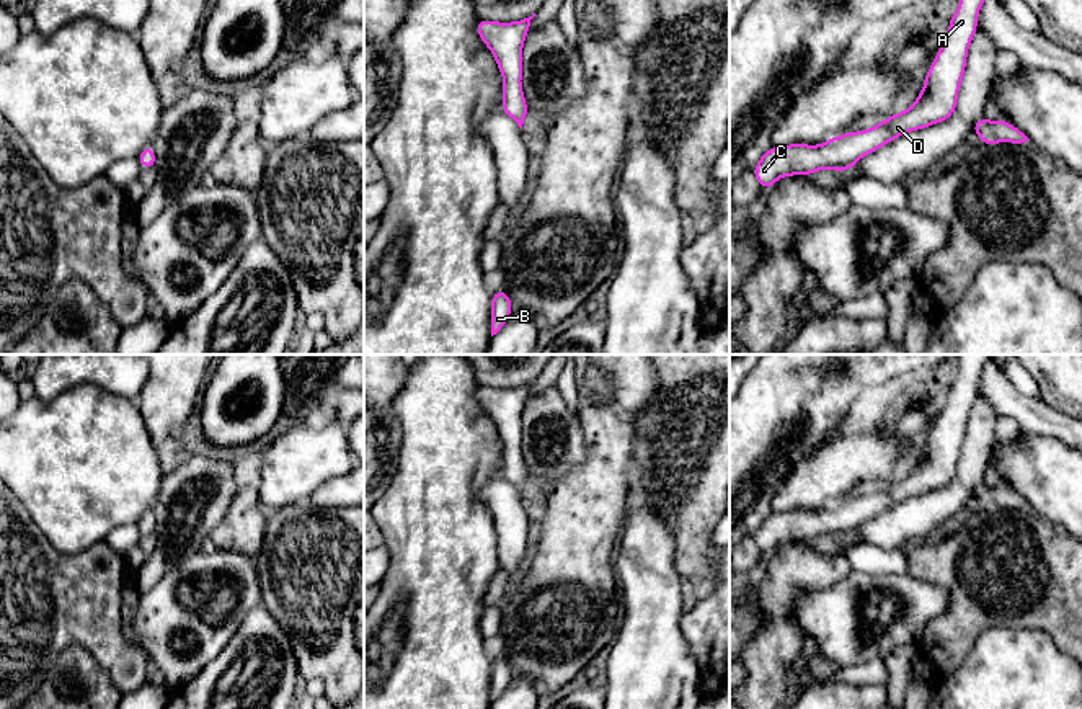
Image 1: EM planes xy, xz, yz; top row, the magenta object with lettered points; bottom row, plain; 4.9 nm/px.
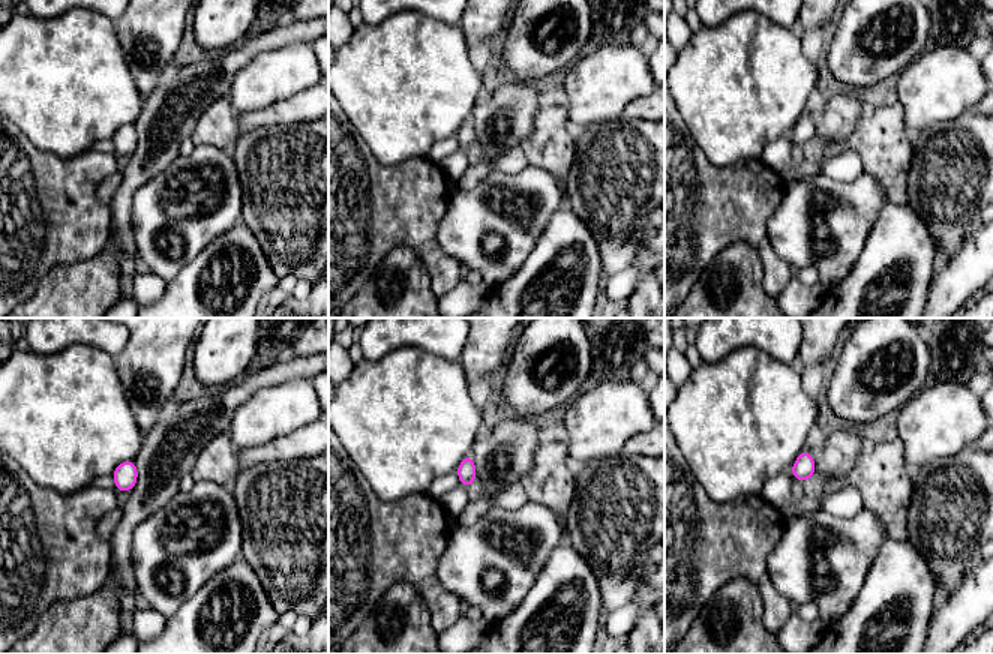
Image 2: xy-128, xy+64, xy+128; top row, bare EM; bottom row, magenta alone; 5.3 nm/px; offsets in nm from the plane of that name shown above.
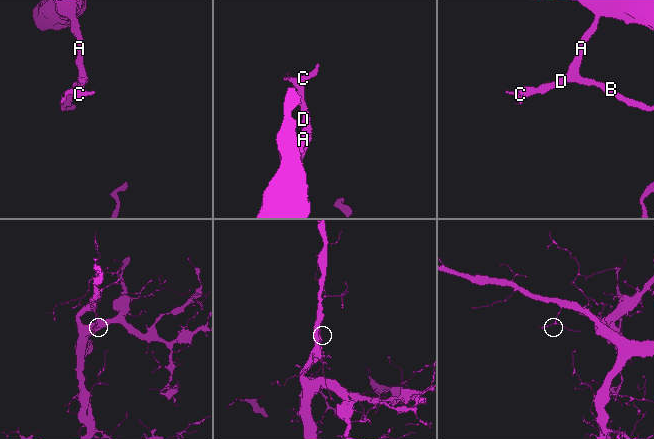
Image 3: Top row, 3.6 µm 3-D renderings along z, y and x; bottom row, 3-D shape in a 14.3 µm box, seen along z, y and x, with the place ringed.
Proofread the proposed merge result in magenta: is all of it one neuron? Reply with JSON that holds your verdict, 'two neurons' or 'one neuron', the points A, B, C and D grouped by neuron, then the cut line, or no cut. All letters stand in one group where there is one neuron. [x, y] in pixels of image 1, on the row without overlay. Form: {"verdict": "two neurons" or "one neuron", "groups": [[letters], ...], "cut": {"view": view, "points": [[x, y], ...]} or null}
{"verdict": "one neuron", "groups": [["A", "B", "C", "D"]], "cut": null}

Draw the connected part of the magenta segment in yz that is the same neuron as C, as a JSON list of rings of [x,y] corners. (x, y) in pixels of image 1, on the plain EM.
[[[960,354],[961,368],[951,381],[947,405],[925,438],[920,461],[907,477],[896,479],[871,495],[831,503],[821,511],[770,511],[752,534],[762,555],[770,555],[780,542],[811,541],[823,534],[845,537],[896,503],[947,487],[956,475],[968,413],[978,395],[976,382],[991,358],[992,354]]]

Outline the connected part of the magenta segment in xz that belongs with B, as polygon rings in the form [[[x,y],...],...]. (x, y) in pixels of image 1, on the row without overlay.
[[[504,655],[491,662],[491,702],[506,691],[511,676],[512,668]]]

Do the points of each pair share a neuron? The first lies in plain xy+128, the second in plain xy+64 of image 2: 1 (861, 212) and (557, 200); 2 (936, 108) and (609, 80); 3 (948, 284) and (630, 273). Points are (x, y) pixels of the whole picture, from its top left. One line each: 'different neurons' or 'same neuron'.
1: same neuron
2: same neuron
3: same neuron

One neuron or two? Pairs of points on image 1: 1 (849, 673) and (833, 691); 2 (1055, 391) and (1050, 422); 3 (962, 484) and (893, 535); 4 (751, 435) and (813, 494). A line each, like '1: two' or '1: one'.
1: two
2: two
3: one
4: two

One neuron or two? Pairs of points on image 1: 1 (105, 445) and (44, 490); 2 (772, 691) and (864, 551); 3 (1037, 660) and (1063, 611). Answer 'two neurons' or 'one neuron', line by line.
1: one neuron
2: two neurons
3: two neurons

